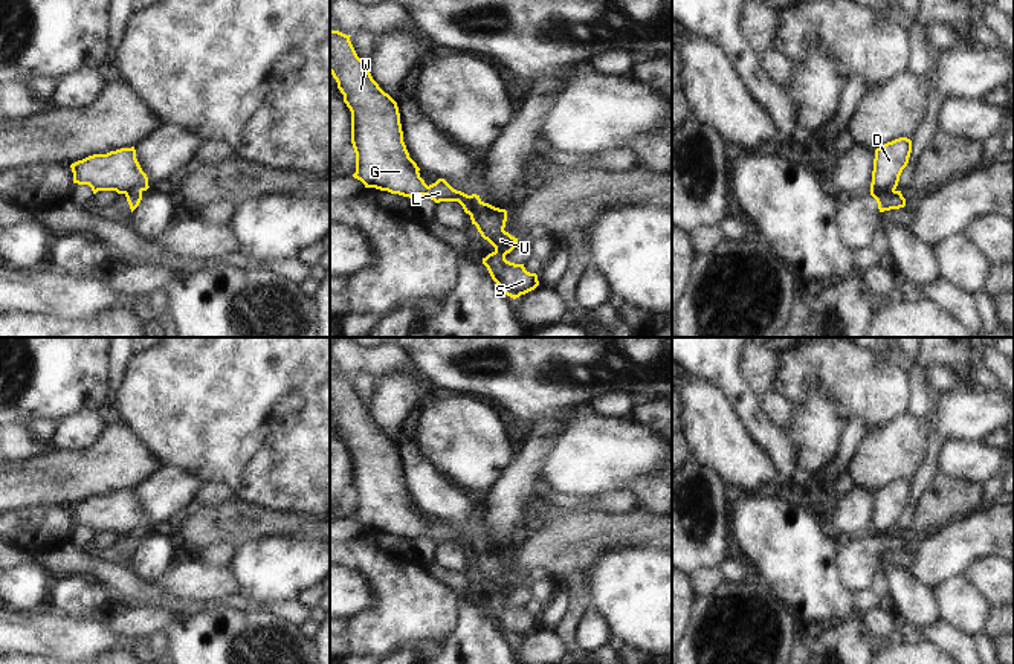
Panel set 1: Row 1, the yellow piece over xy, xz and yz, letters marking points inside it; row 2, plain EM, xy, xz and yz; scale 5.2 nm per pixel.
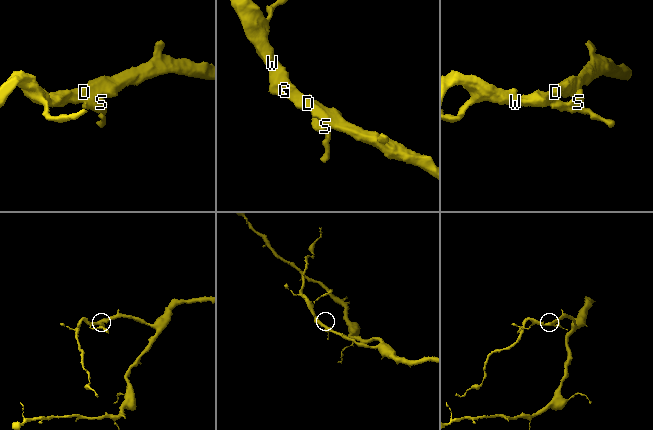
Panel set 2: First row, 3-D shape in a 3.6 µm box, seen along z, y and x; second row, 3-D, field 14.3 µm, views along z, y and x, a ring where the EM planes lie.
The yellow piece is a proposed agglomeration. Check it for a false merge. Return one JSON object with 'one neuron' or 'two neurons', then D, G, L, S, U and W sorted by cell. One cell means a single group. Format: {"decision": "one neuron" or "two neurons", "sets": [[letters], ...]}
{"decision": "two neurons", "sets": [["D", "G", "L", "W"], ["S", "U"]]}

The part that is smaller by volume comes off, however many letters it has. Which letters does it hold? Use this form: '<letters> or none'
S, U

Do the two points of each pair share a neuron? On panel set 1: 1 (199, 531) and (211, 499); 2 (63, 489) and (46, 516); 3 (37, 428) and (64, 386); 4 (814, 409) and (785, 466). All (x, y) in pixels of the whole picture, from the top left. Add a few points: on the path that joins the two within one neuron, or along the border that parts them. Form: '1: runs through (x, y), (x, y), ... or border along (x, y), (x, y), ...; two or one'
1: border along (234, 499), (211, 507), (193, 507); two
2: border along (71, 506), (35, 506), (17, 512); two
3: border along (57, 420), (34, 420), (26, 425); two
4: border along (784, 431), (797, 449), (797, 469); two

